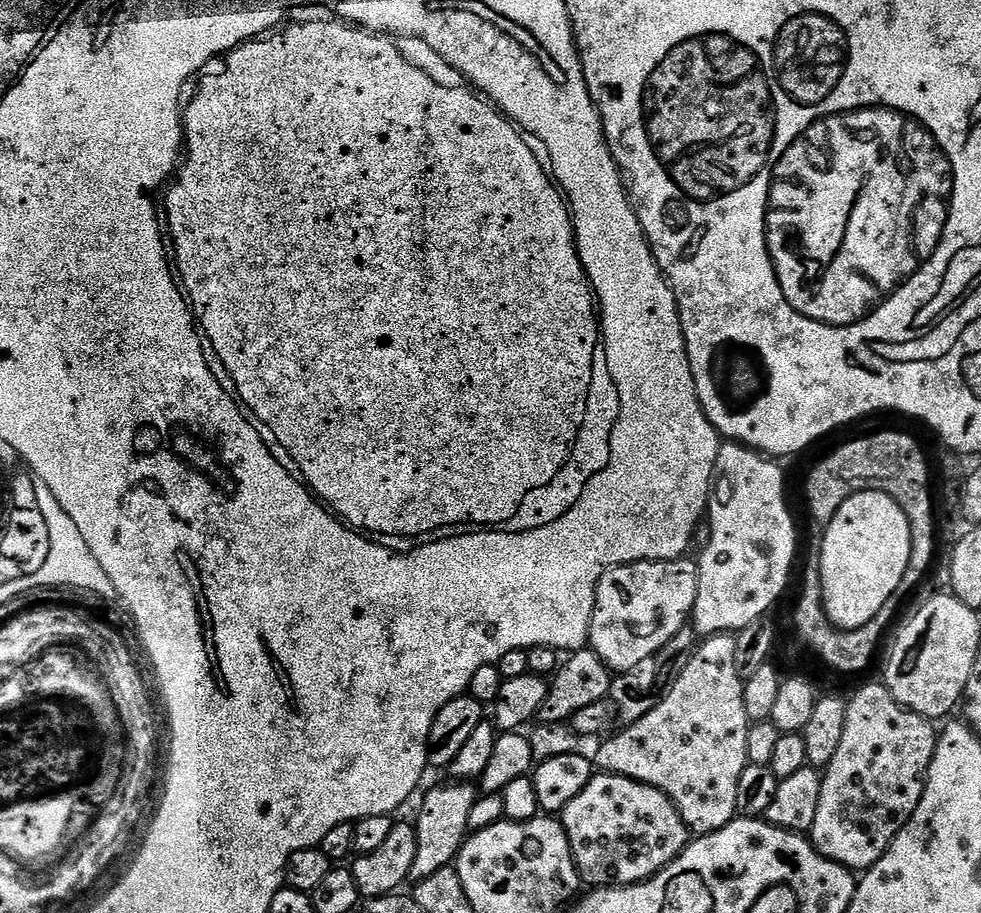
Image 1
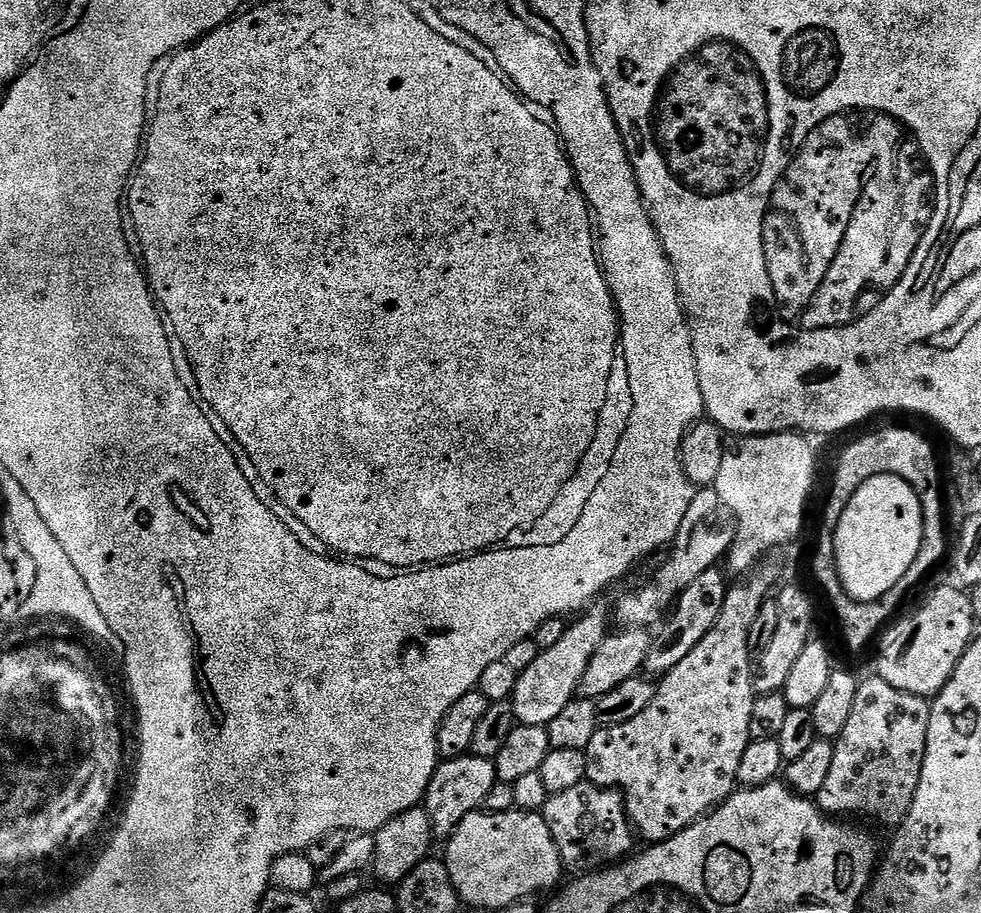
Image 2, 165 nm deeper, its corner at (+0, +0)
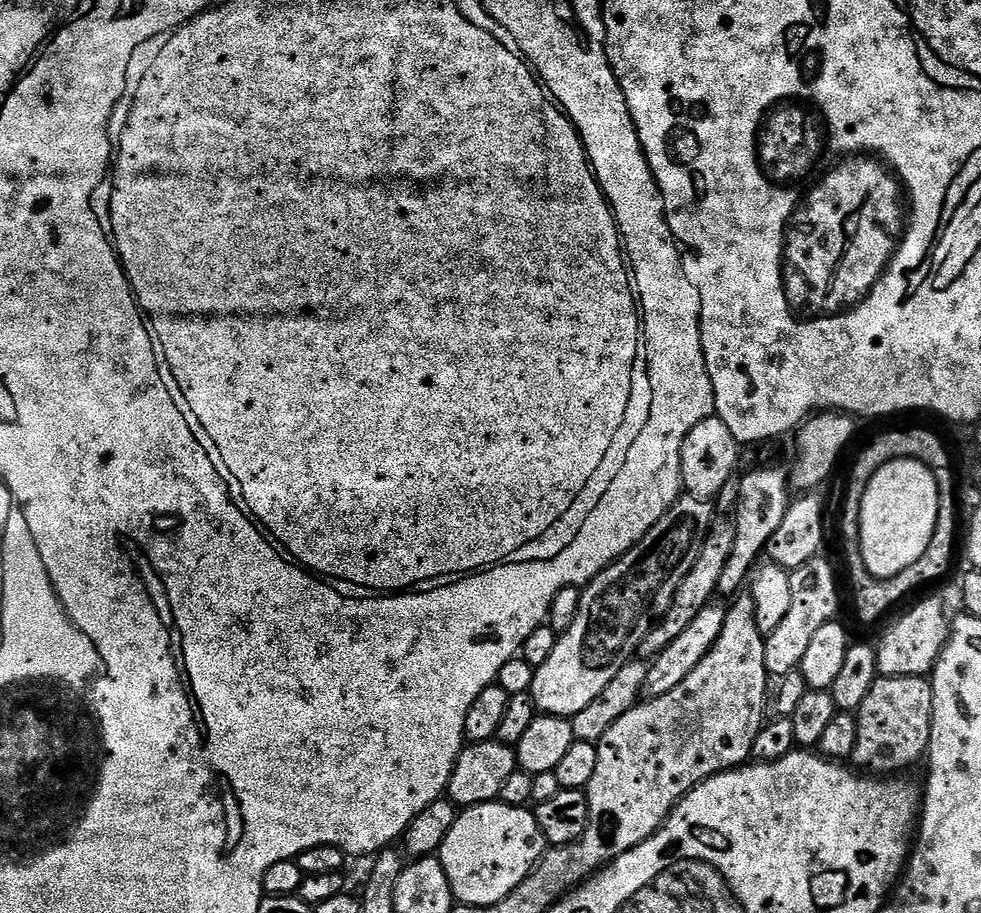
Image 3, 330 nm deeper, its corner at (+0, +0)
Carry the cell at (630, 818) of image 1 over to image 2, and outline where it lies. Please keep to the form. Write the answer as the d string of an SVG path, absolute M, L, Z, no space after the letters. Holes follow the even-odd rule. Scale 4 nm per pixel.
M585 782L562 794L549 795L542 815L546 826L550 826L554 846L558 846L561 865L576 872L572 874L591 874L619 865L633 851L634 825L619 791Z

